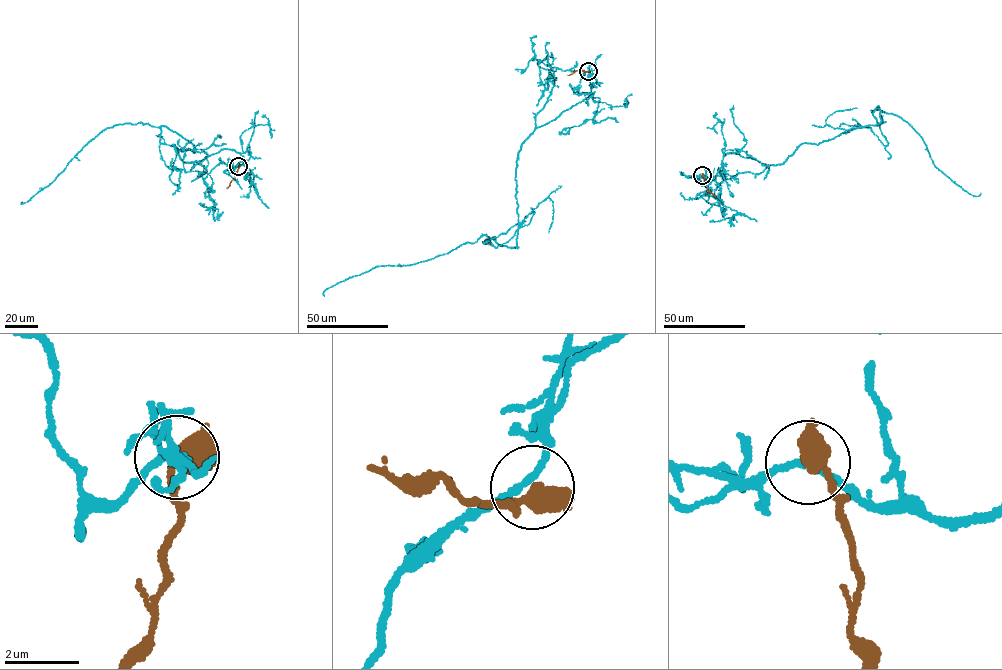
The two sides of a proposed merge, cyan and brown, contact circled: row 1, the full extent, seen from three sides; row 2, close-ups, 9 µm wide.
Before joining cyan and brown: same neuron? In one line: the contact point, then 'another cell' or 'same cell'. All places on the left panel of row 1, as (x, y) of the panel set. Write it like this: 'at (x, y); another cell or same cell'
at (238, 166); another cell

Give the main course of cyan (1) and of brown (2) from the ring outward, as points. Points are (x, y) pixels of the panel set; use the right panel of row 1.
1: (702, 175), (721, 175), (731, 153), (783, 163), (803, 143), (880, 125), (878, 110), (980, 193)
2: (702, 175), (705, 186), (715, 197)

